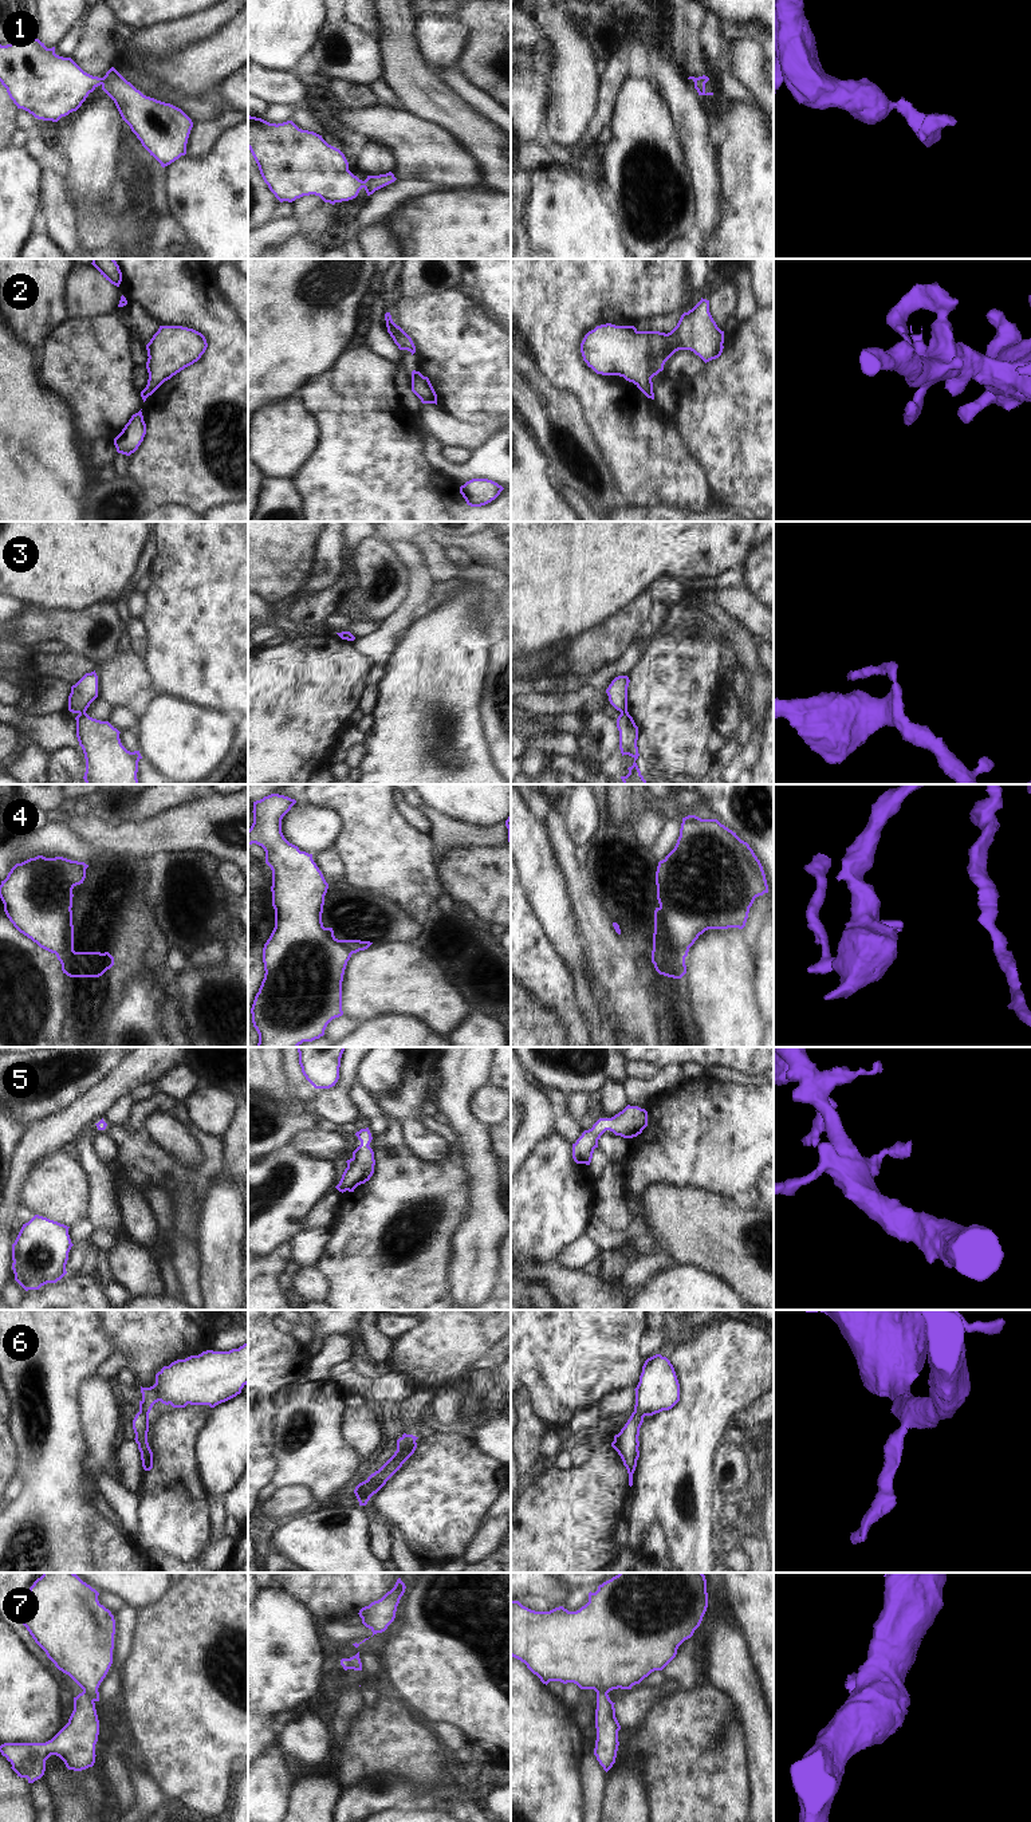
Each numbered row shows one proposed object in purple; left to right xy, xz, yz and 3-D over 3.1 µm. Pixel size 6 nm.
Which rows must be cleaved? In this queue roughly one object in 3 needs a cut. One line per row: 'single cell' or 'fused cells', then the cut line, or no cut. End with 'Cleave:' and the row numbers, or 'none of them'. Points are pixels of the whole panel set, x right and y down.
1: single cell; cut none
2: single cell; cut none
3: fused cells; cut xy (85, 711), (79, 713)
4: single cell; cut none
5: single cell; cut none
6: single cell; cut none
7: fused cells; cut xy (83, 1691), (93, 1702)
Cleave: 3, 7

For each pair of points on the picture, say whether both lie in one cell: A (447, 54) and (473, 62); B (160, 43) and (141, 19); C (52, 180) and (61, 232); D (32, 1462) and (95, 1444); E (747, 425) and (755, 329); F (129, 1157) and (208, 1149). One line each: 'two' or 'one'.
A: two
B: two
C: one
D: two
E: one
F: one

